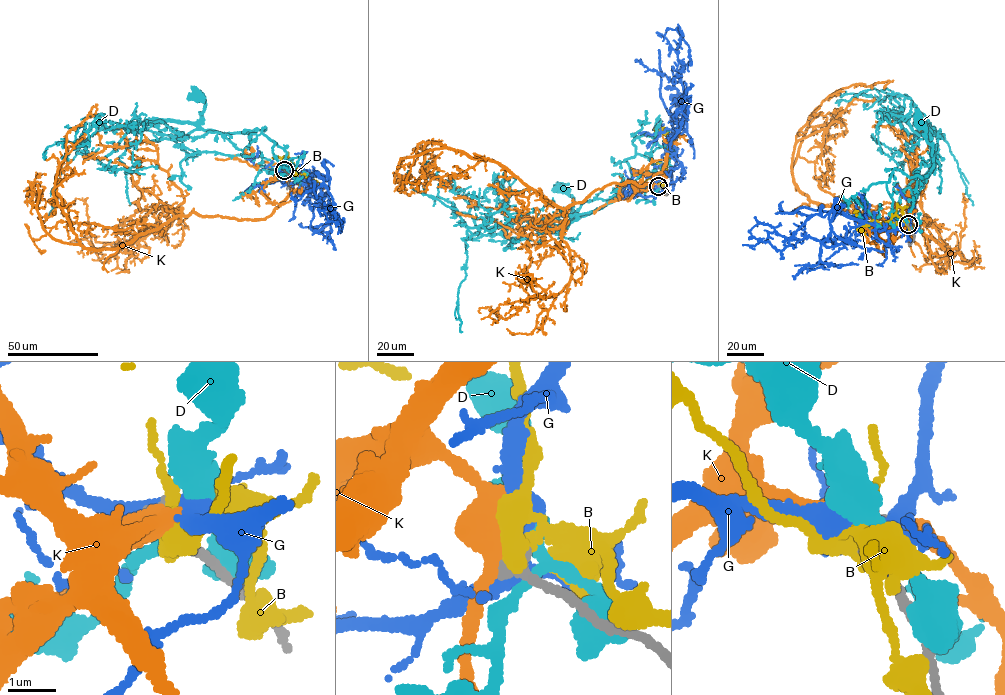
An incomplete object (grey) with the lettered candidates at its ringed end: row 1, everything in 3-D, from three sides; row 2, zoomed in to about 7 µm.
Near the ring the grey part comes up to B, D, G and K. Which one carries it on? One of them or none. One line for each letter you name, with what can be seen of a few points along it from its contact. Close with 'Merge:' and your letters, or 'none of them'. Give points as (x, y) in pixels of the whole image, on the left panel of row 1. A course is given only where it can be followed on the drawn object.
Merge: none of them

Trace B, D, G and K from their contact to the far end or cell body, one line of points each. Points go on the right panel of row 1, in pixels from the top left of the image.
B: (908, 225), (895, 215), (886, 222), (866, 222), (855, 210)
D: (909, 225), (893, 209), (886, 184), (895, 168), (920, 177), (932, 168), (932, 145), (919, 120)
G: (908, 225), (888, 231), (864, 223), (851, 227), (836, 246), (775, 232), (755, 245), (742, 245)
K: (908, 224), (884, 255), (886, 221), (794, 181), (795, 138), (821, 102), (884, 88)

